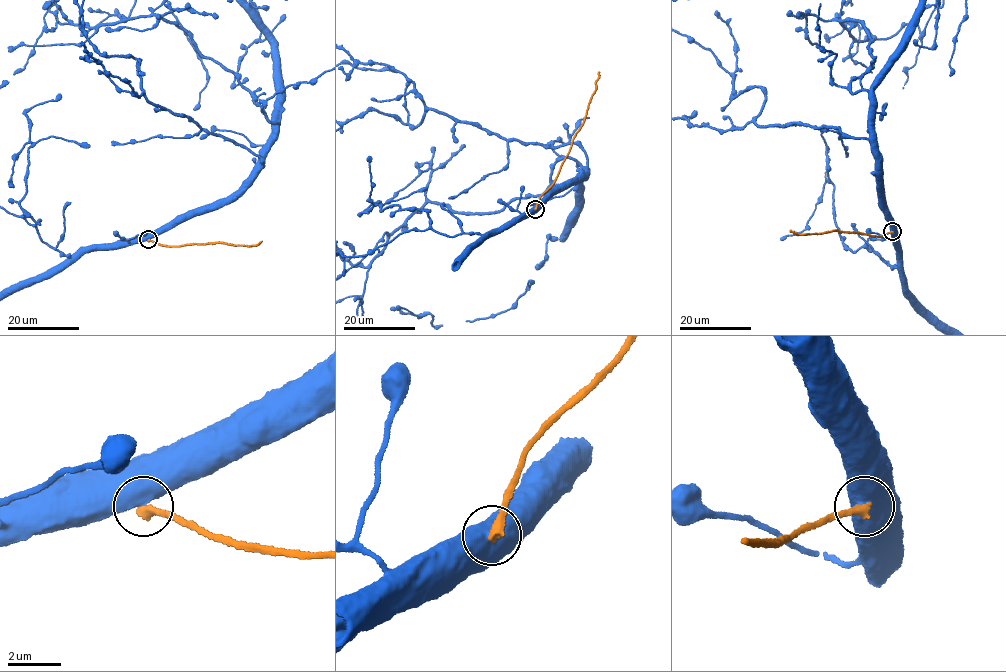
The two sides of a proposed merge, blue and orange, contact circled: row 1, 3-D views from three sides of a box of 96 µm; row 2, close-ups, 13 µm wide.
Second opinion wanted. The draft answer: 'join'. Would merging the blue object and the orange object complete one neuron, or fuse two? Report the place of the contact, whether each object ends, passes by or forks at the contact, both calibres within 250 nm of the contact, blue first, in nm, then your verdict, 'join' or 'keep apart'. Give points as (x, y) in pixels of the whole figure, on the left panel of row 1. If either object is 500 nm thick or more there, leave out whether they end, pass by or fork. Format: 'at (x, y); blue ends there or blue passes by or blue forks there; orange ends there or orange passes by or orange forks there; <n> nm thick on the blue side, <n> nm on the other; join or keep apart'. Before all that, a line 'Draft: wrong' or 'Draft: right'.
Draft: wrong
at (148, 239); 750 nm thick on the blue side, 320 nm on the other; keep apart

